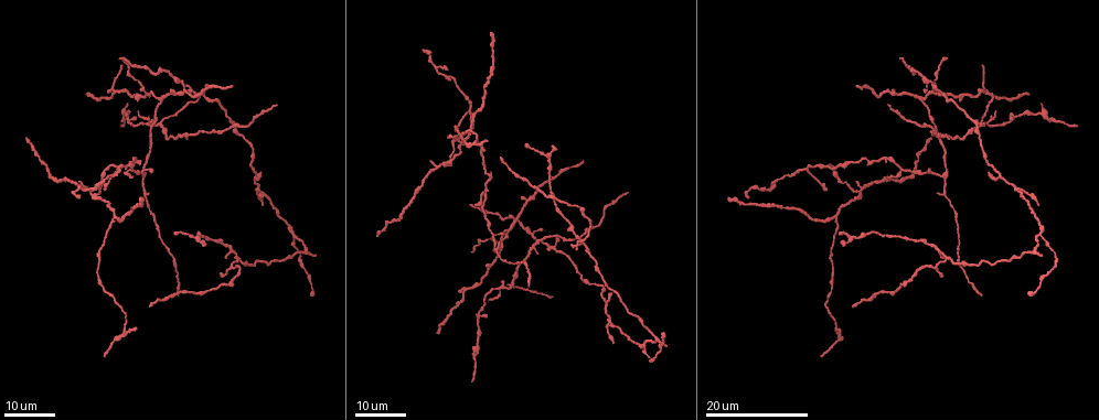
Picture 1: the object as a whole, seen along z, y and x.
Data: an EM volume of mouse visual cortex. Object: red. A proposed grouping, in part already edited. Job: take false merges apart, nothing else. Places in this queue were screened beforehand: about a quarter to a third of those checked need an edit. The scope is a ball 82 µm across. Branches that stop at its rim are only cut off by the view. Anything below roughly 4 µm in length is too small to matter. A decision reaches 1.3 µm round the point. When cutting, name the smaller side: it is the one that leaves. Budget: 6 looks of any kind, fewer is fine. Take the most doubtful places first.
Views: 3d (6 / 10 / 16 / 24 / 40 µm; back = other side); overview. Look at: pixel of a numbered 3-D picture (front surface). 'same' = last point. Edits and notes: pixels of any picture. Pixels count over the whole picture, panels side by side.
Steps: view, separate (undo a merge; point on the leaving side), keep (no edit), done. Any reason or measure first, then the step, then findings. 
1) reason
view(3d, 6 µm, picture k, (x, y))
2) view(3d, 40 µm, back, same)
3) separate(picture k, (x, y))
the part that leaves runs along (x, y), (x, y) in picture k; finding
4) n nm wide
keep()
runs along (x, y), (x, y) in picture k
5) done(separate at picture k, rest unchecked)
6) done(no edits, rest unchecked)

four or more arms meet
view(3d, 16 µm, picture 1, (463, 290))

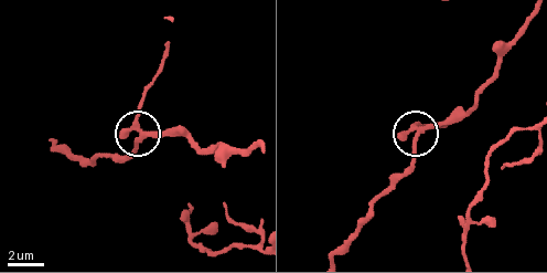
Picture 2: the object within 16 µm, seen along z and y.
zoom in
view(3d, 10 µm, picture 2, (418, 132))

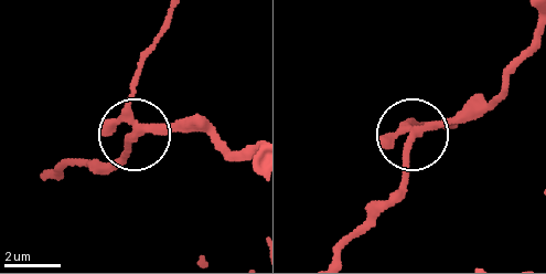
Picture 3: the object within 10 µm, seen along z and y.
4 arms
keep()
runs along (526, 56), (483, 104), (415, 133), (405, 128), (419, 120) in picture 3; all the same neuron

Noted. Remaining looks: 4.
branch point
view(3d, 16 µm, picture 1, (924, 104))

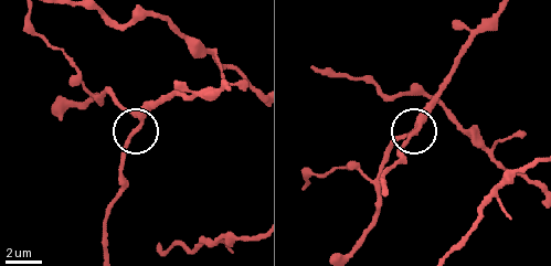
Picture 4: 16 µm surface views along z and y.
closer look
view(3d, 6 µm, picture 4, (417, 131))

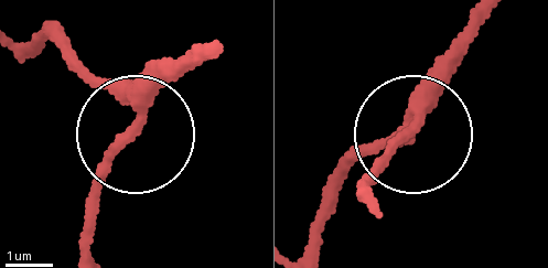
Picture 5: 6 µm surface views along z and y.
3 arms
keep()
continuous, no second neuron

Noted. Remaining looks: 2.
a fork
view(3d, 16 µm, picture 1, (469, 112))

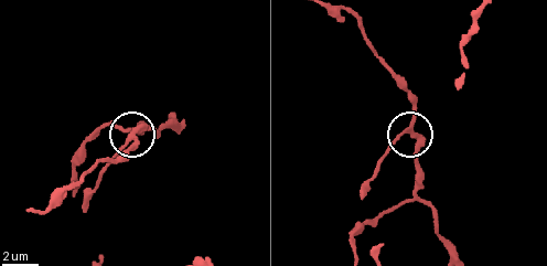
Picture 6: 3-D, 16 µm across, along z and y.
view(3d, 10 µm, picture 6, (129, 137))

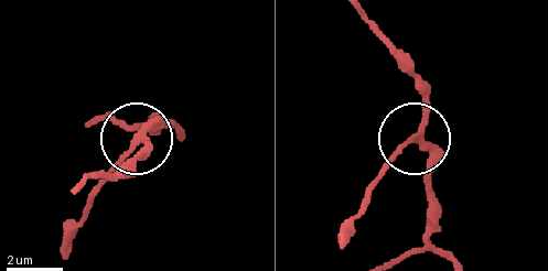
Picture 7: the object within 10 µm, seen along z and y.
200 nm wide
keep()
runs along (442, 253), (428, 232), (428, 161), (417, 142), (366, 187) in picture 7; continuous, no second neuron

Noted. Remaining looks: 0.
done(no edits, rest unchecked)

